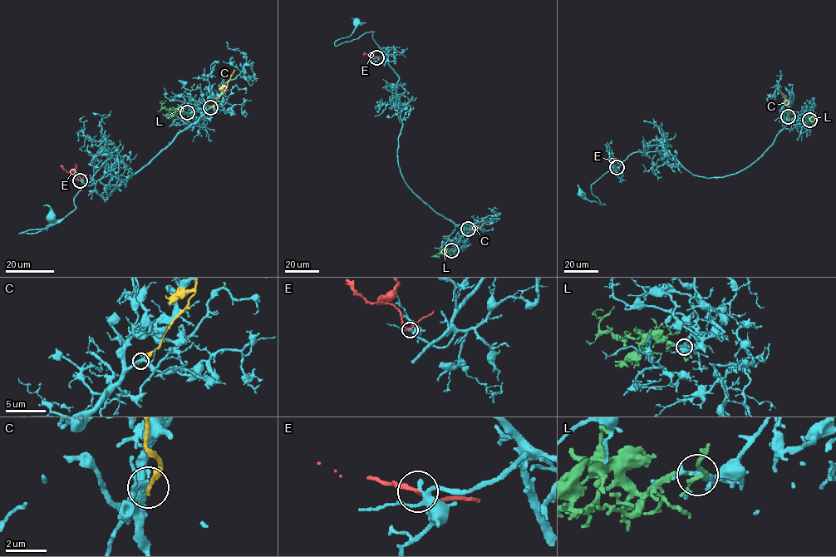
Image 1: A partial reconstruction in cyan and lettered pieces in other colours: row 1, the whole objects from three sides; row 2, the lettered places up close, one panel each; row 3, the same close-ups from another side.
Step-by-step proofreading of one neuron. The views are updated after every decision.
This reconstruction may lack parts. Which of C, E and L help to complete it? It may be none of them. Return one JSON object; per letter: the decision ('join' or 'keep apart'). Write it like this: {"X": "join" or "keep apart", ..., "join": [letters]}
{"C": "keep apart", "E": "keep apart", "L": "keep apart", "join": []}

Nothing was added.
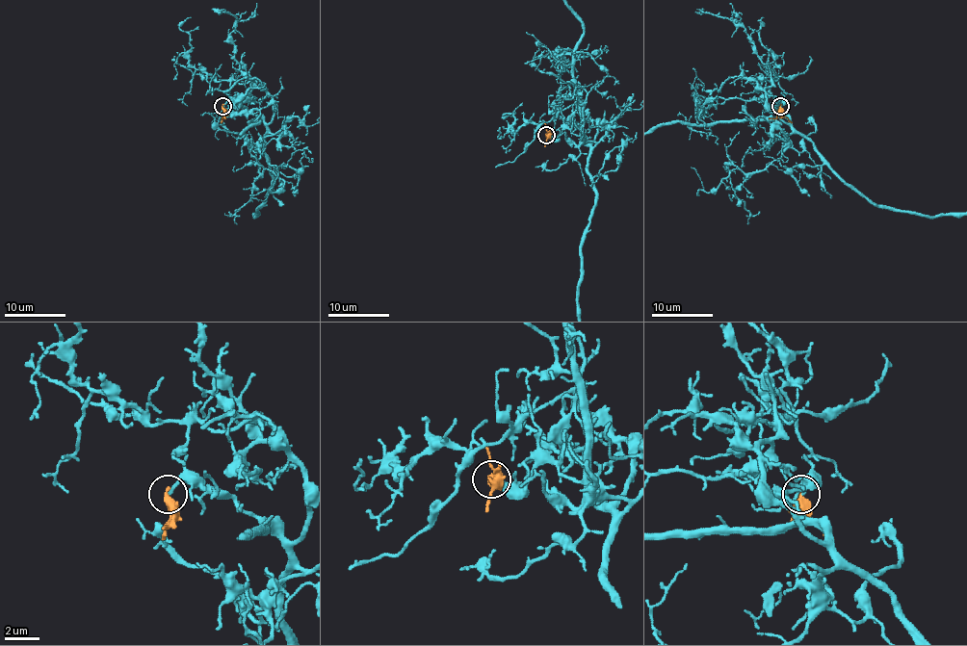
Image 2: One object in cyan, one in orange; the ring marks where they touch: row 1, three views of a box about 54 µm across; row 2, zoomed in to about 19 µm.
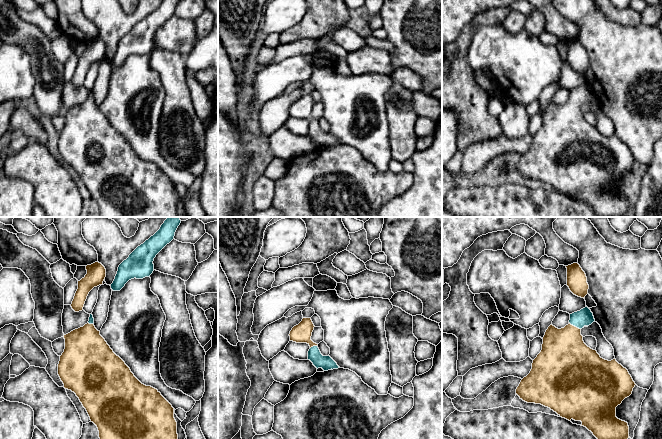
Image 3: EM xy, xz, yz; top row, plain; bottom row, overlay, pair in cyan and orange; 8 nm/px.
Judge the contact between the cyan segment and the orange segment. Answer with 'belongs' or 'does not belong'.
belongs

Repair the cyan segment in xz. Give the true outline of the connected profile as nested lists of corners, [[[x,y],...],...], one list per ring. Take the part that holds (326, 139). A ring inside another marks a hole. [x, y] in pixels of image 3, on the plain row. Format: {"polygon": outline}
{"polygon": [[[303,94],[302,97],[290,107],[290,117],[307,119],[310,122],[308,136],[310,136],[317,145],[322,144],[324,147],[328,147],[340,144],[330,132],[323,132],[318,124],[318,120],[311,116],[314,103],[311,94]]]}

